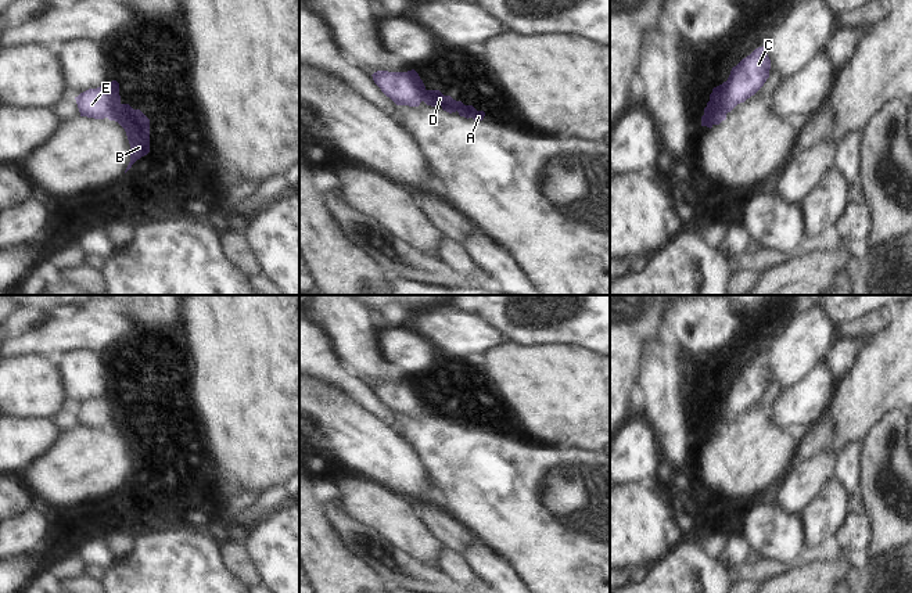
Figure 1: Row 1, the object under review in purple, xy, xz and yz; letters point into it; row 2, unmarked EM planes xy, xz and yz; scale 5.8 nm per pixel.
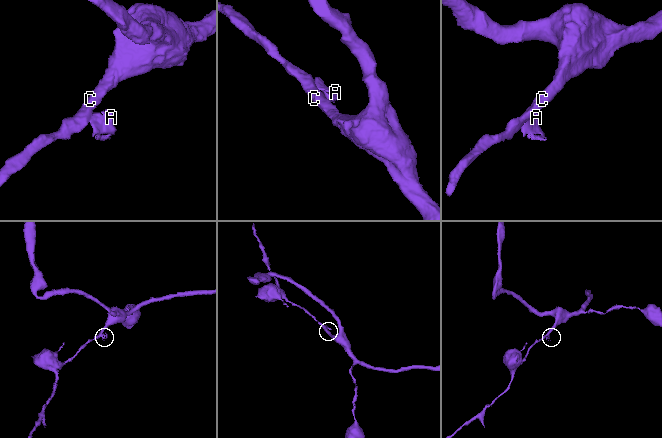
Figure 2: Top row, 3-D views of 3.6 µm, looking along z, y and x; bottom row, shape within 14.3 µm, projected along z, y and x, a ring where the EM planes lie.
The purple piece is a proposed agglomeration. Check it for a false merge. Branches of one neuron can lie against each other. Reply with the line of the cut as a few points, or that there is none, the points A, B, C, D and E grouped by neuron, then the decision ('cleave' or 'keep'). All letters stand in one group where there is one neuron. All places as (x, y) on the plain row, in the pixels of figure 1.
cut xy (119, 413), (106, 427); groups A B D / C E; cleave

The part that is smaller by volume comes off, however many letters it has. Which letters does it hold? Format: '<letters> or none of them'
A, B, D

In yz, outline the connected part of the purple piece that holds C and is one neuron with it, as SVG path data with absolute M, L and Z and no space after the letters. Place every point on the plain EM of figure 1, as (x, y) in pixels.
M766 356L743 369L732 378L728 391L712 399L701 427L701 436L712 435L719 425L730 423L737 414L754 406L769 388L769 380Z

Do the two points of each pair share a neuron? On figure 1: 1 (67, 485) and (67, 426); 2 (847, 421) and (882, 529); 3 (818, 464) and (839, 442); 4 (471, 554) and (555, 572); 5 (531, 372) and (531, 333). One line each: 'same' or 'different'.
1: different
2: different
3: different
4: different
5: different

